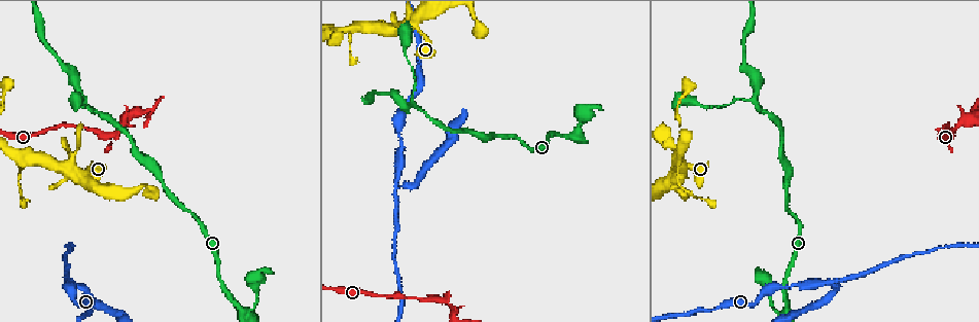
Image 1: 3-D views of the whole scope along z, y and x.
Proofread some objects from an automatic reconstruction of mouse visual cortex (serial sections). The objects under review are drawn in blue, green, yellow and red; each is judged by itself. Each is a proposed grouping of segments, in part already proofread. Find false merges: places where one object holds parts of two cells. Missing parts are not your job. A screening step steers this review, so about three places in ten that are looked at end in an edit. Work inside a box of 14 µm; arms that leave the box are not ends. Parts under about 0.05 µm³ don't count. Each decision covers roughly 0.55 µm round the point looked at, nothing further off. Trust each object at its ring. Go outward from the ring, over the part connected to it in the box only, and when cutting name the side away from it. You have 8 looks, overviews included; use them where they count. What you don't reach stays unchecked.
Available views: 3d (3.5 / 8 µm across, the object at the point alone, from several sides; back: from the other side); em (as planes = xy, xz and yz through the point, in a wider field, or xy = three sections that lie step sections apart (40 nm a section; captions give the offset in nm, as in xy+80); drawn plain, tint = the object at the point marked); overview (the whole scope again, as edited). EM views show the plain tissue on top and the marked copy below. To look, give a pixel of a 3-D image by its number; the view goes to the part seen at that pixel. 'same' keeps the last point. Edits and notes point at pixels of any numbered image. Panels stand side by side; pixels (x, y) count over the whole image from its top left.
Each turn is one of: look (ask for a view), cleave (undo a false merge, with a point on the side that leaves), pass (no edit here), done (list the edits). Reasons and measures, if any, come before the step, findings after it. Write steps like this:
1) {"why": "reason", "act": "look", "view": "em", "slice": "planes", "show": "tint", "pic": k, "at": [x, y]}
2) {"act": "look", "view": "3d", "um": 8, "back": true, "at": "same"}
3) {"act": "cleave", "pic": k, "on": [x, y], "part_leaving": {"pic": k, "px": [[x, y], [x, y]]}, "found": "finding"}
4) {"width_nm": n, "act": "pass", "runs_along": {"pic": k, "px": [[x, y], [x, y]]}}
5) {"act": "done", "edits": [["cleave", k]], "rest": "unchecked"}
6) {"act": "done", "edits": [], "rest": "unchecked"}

{"why": "sharp bend", "act": "look", "view": "3d", "um": 3.5, "pic": 1, "at": [962, 122]}

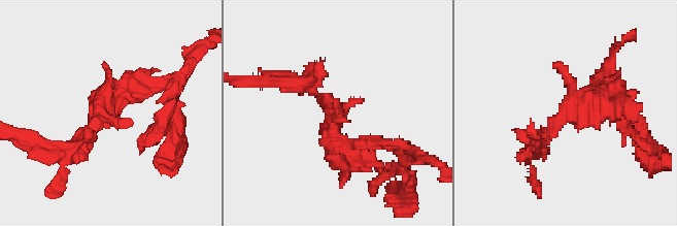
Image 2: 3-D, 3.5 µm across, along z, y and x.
{"why": "need the tissue", "act": "look", "view": "em", "slice": "planes", "show": "tint", "pic": 2, "at": [330, 112]}

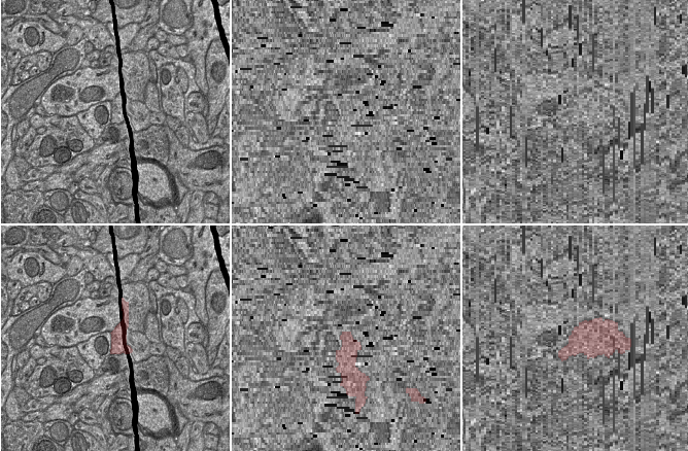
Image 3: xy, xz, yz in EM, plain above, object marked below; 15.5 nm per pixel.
{"act": "cleave", "pic": 2, "on": [343, 108], "part_leaving": {"pic": 2, "px": [[319, 97], [332, 142], [364, 144]]}, "found": "two cells meet here"}

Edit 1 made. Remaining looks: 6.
{"why": "see it whole again", "act": "look", "view": "overview"}

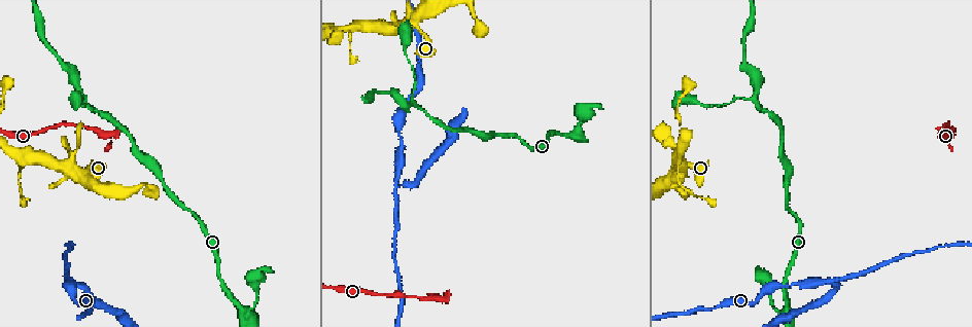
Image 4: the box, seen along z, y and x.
{"why": "narrows sharply", "act": "look", "view": "3d", "um": 3.5, "pic": 4, "at": [75, 152]}

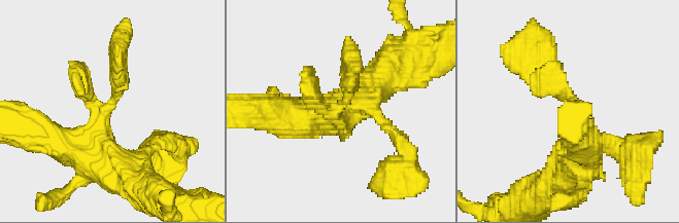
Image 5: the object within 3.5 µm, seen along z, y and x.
{"act": "pass", "runs_along": {"pic": 5, "px": [[575, 169], [578, 117], [531, 45]]}, "found": "continuous, no second cell"}

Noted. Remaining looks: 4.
{"why": "two arms in line, one across", "act": "look", "view": "3d", "um": 8, "back": true, "pic": 4, "at": [839, 277]}

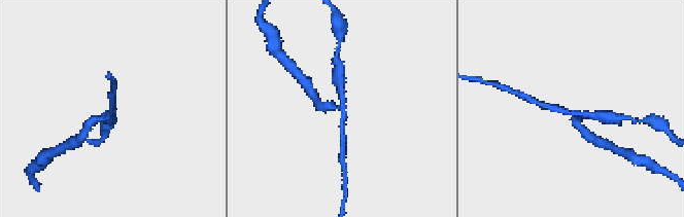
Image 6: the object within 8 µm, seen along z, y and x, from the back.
{"act": "look", "view": "3d", "um": 3.5, "pic": 6, "at": [112, 113]}

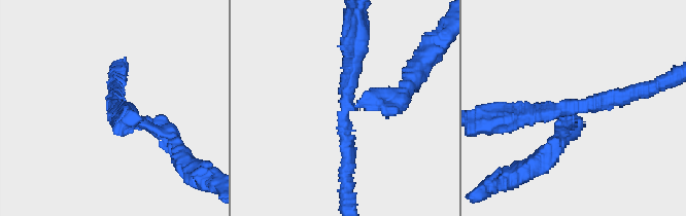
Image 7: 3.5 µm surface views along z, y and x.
{"arms": 3, "arm_widths_nm": [200, 200, 250], "why": "now the EM", "act": "look", "view": "em", "slice": "planes", "show": "tint", "pic": 7, "at": [348, 103]}

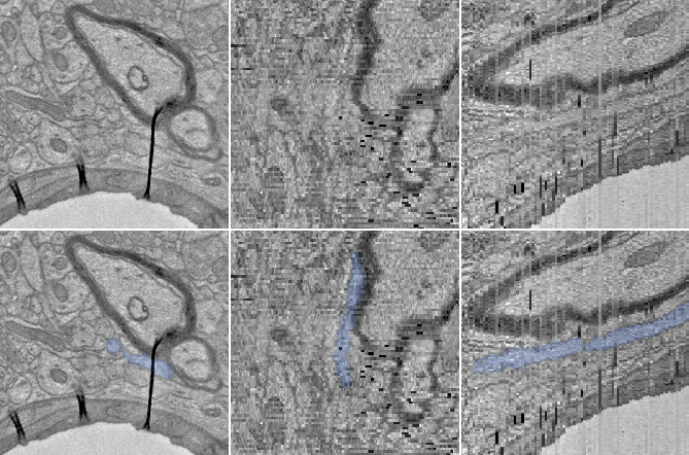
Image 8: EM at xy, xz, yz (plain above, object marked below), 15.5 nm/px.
{"act": "cleave", "pic": 7, "on": [391, 112], "part_leaving": {"pic": 7, "px": [[355, 107], [390, 109], [415, 70]]}, "found": "a second cell is stuck on"}

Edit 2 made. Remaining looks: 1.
{"act": "done", "edits": [["cleave", 2], ["cleave", 7]], "rest": "unchecked"}

